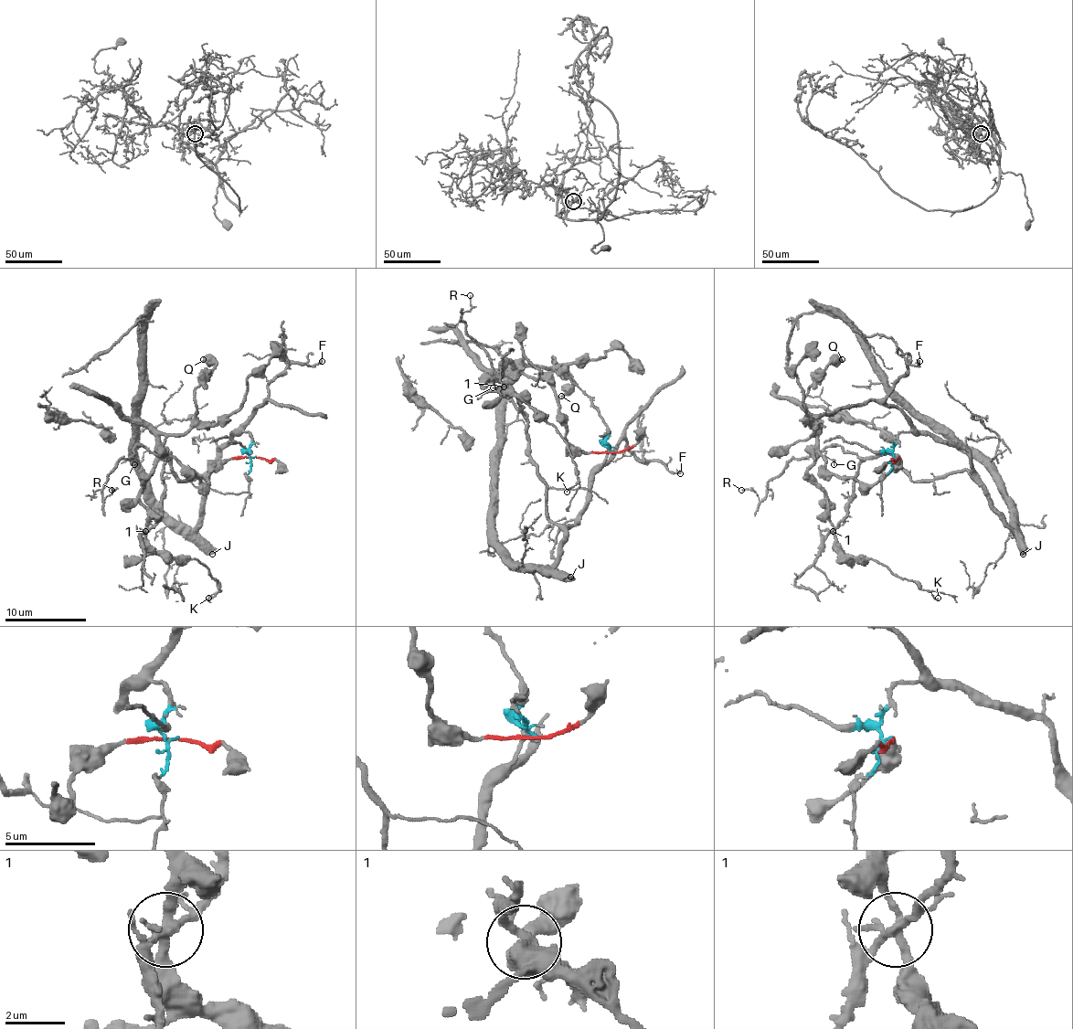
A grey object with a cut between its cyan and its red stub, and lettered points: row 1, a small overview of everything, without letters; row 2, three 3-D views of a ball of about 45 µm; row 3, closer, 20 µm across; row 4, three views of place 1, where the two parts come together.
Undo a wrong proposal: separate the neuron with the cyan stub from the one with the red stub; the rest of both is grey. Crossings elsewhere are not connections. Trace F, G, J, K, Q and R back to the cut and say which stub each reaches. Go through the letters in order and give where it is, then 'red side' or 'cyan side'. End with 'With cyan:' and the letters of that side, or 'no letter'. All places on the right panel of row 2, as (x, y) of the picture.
F: at (919, 361); cyan side
G: at (833, 464); cyan side
J: at (1023, 554); cyan side
K: at (938, 598); red side
Q: at (842, 359); red side
R: at (741, 490); cyan side
With cyan: F, G, J, R

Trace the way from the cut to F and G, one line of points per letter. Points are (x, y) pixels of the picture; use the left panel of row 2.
F: (255, 456), (249, 454), (251, 436), (243, 429), (243, 422), (263, 401), (268, 386), (292, 363), (323, 361)
G: (255, 456), (248, 432), (207, 474), (180, 481), (170, 454), (143, 446), (133, 464)

